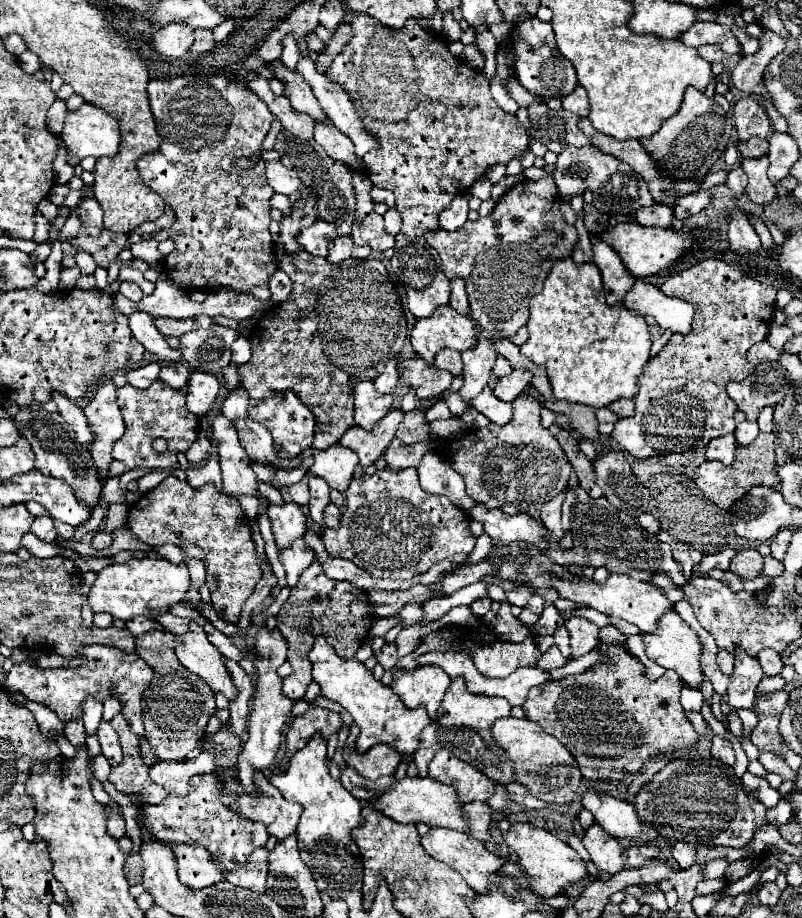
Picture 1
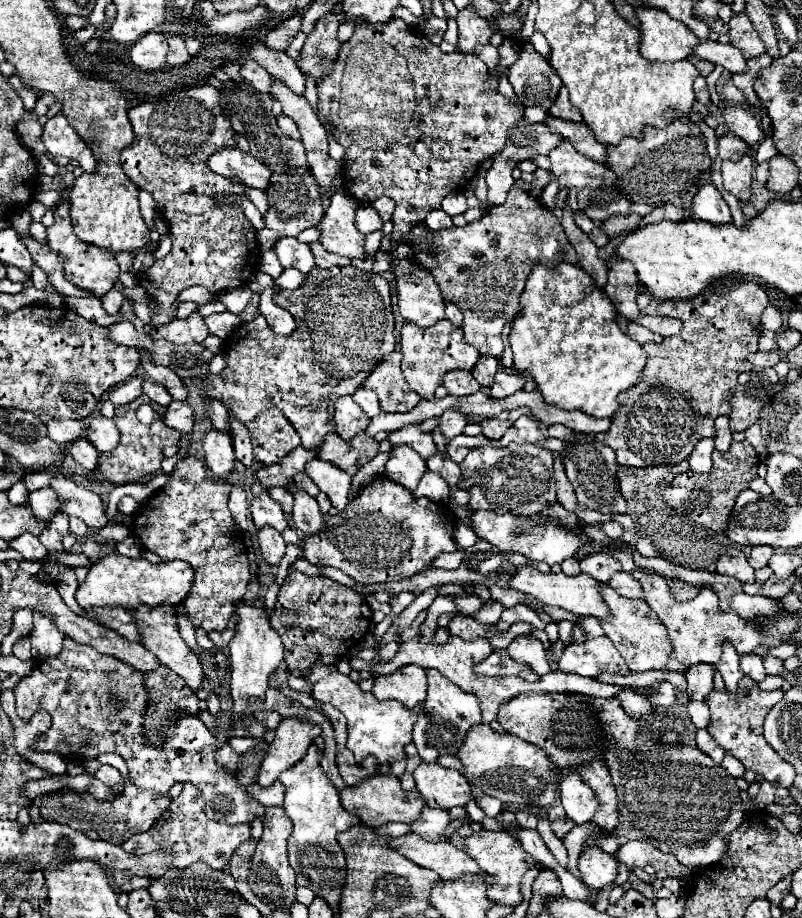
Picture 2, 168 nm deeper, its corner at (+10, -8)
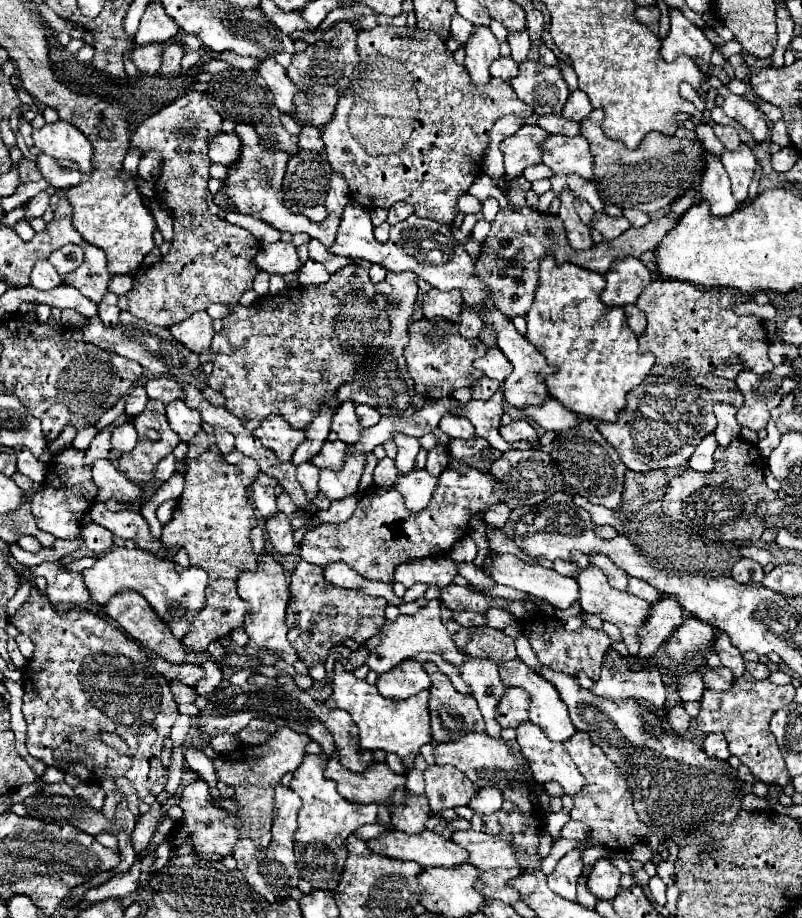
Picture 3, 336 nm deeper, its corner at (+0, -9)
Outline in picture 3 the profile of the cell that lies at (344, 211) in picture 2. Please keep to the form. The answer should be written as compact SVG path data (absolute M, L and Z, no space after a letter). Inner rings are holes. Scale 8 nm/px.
M238 124L236 134L242 140L242 154L240 154L240 160L234 164L234 168L228 170L228 180L224 182L224 188L214 196L214 202L222 208L232 206L236 212L258 216L264 222L268 222L270 226L274 226L278 230L286 230L290 234L306 232L308 236L320 240L326 248L332 248L336 234L338 234L338 224L340 224L338 216L328 216L324 222L316 224L316 222L306 220L306 216L302 216L302 214L292 214L282 204L280 190L282 190L282 178L284 178L286 162L288 162L286 152L270 152L270 150L262 148L260 136L254 132L254 128L250 124Z

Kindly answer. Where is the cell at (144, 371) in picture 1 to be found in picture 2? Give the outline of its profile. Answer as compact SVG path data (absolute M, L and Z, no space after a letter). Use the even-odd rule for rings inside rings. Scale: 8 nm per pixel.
M132 377L126 383L122 383L110 391L110 401L114 403L114 407L122 407L122 405L132 403L140 393L142 393L142 379Z

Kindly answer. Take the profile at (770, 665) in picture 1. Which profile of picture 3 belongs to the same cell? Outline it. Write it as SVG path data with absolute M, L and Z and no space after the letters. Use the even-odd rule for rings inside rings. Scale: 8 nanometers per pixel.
M746 662L746 670L756 678L756 680L766 680L770 676L770 670L762 662Z

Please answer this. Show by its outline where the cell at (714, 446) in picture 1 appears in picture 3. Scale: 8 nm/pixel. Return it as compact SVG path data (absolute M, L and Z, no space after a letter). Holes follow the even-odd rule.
M708 434L694 450L692 458L688 460L690 468L696 472L712 472L714 470L714 450L718 448L718 442L714 440L714 434Z

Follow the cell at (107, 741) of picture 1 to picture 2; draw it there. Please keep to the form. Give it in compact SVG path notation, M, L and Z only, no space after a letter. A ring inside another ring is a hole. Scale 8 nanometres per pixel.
M102 765L94 777L100 779L104 785L108 785L114 795L122 795L122 791L124 791L124 779L120 777L118 769L114 769L110 765Z

